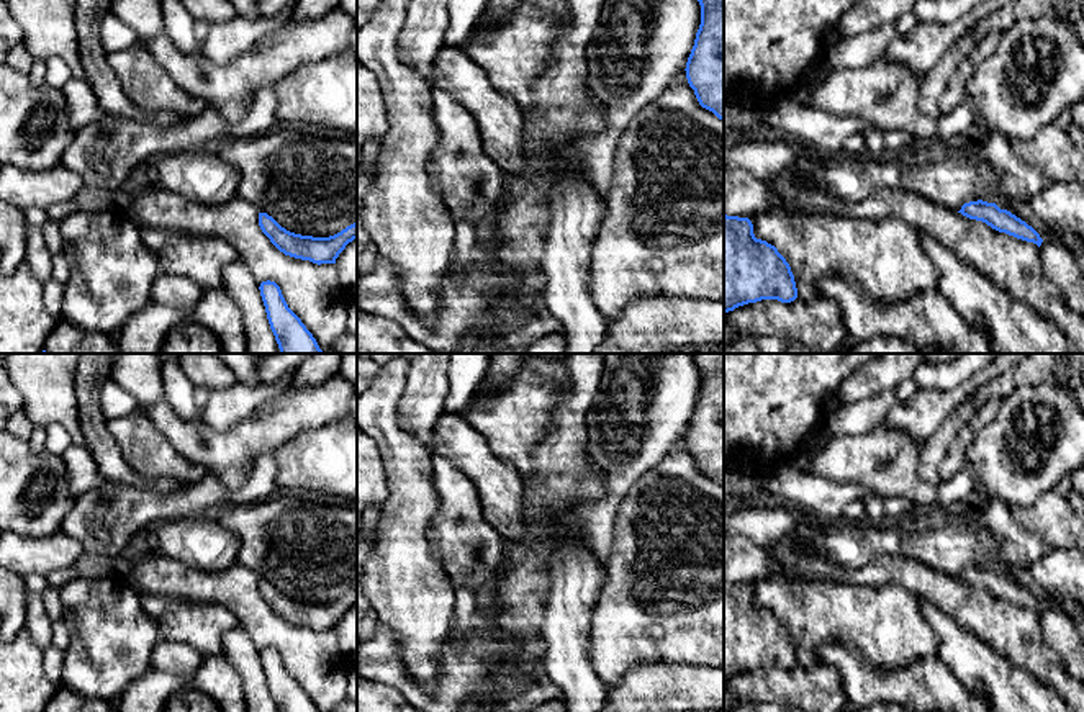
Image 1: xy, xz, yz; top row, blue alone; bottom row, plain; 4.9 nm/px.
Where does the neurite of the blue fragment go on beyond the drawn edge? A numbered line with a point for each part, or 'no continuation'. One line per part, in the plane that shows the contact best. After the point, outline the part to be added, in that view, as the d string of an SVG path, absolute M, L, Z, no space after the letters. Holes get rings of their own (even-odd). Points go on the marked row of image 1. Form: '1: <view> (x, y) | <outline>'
no continuation

